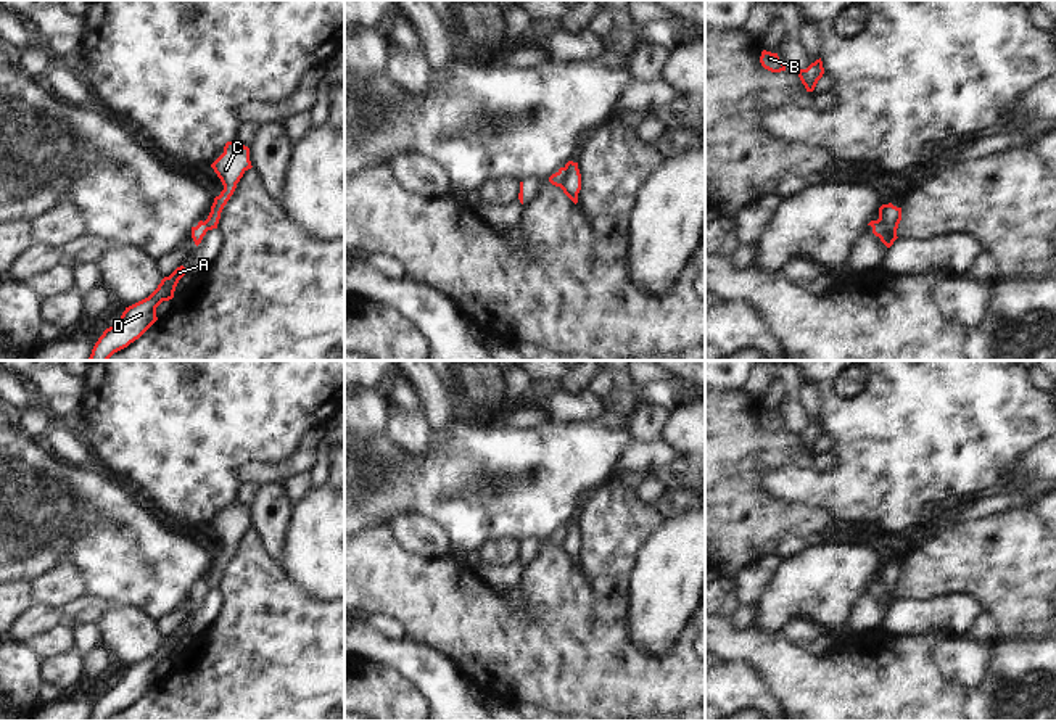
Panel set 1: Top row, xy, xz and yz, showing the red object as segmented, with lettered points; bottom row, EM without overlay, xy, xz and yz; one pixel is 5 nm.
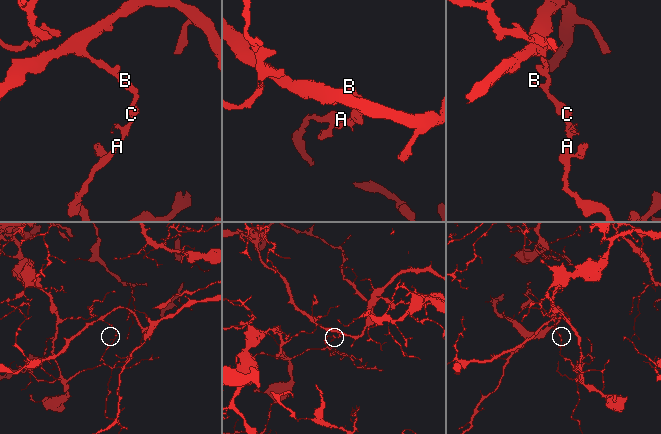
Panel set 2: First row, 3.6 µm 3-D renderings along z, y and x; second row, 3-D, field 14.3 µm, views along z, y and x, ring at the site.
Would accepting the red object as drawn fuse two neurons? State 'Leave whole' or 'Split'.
Split.

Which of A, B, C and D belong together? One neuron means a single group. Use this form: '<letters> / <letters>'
A D / B C

